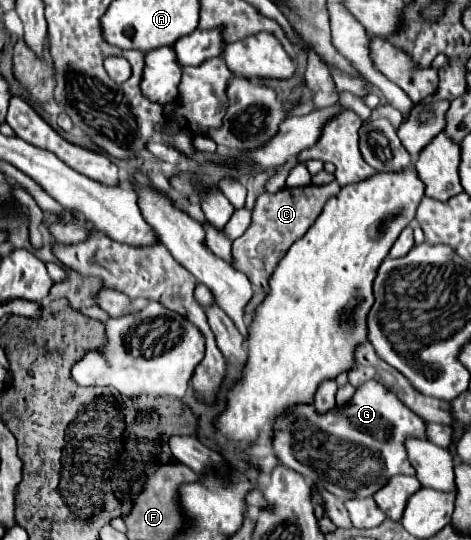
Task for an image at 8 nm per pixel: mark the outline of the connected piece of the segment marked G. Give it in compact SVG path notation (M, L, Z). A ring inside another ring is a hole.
M368 381L356 389L346 405L336 405L332 411L326 411L326 415L316 413L312 403L288 407L286 413L274 421L272 447L282 465L298 471L304 479L338 499L348 501L354 497L372 497L394 475L414 475L404 447L410 437L428 439L424 419L410 411L382 383Z

